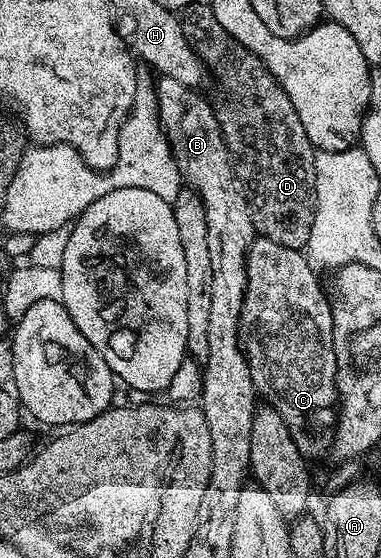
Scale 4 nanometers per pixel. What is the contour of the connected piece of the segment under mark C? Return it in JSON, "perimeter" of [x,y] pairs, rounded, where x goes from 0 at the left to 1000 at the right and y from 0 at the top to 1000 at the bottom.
{"perimeter":[[[667,427],[643,461],[643,530],[633,548],[633,627],[654,649],[677,710],[727,735],[793,815],[819,819],[866,806],[866,780],[885,756],[885,649],[874,624],[874,548],[798,455],[709,428]]]}

